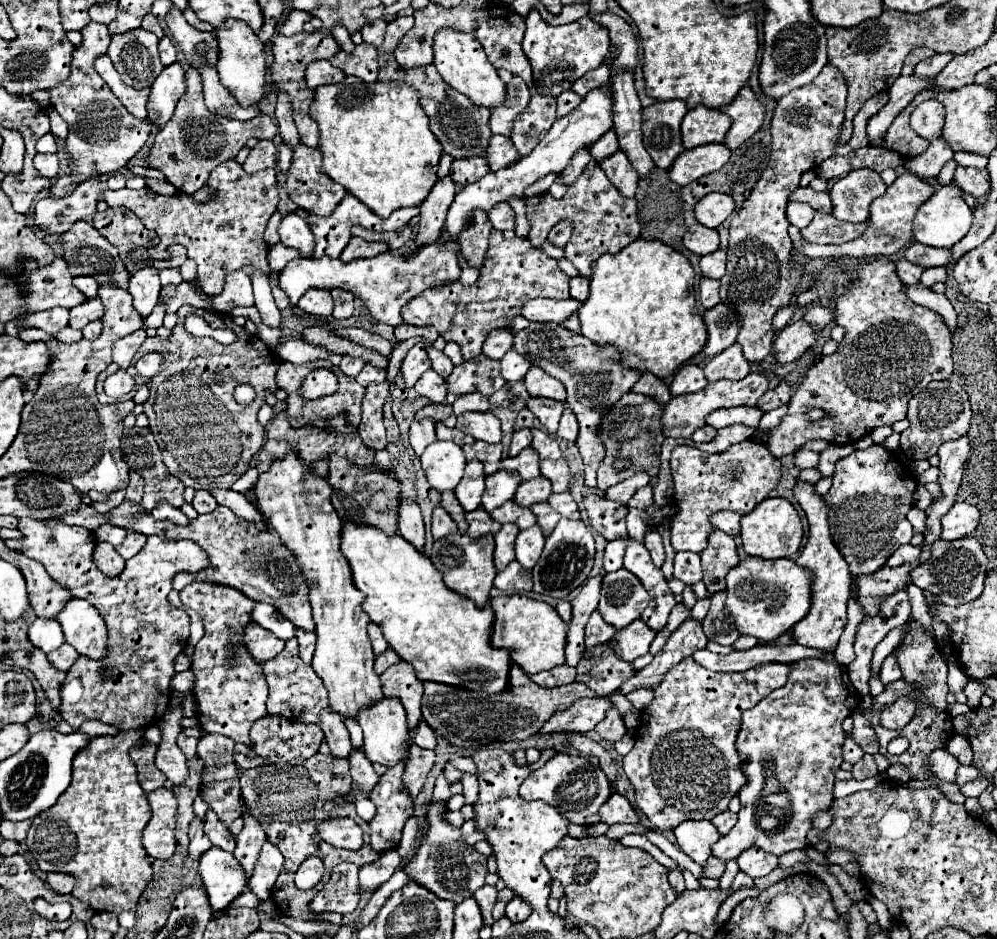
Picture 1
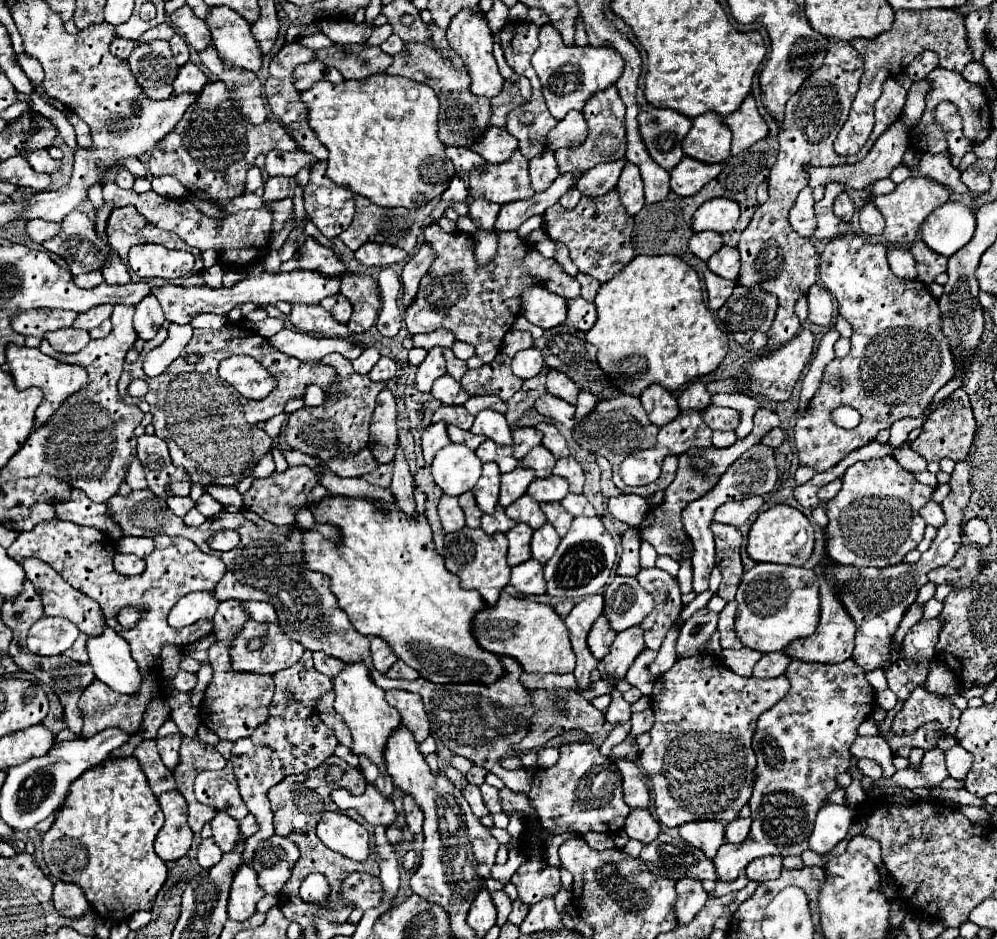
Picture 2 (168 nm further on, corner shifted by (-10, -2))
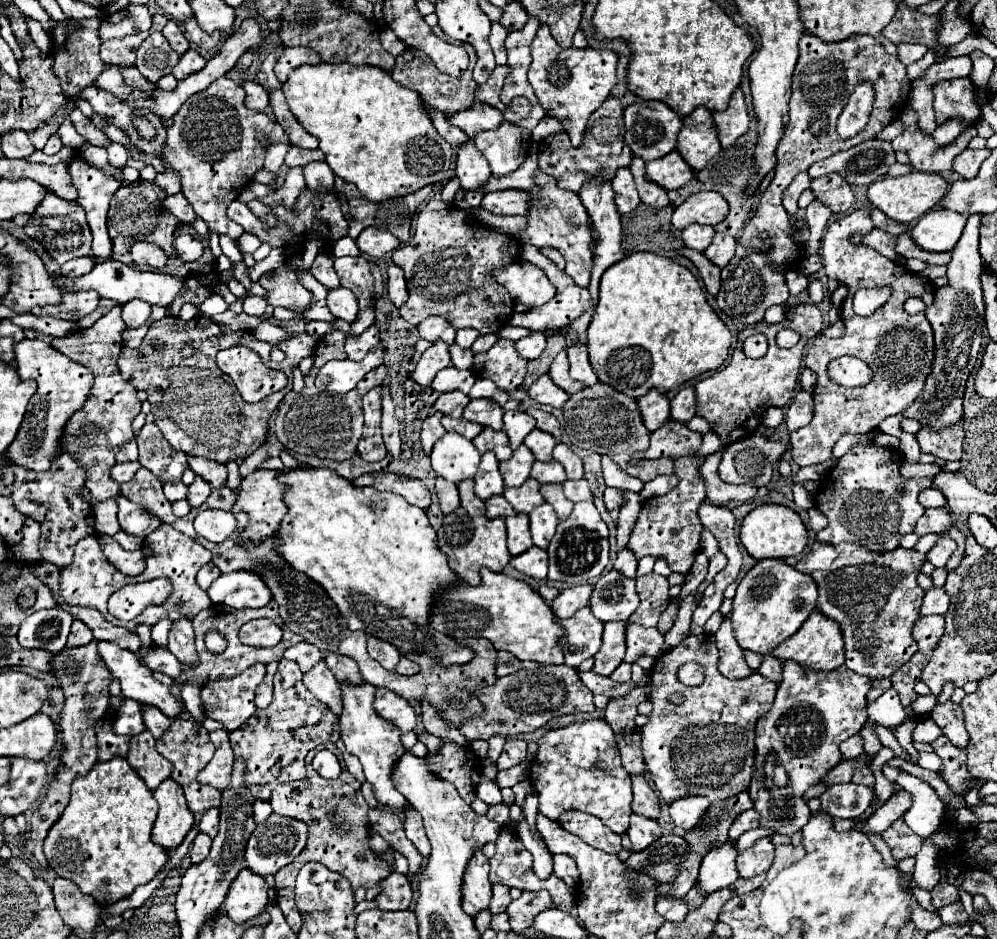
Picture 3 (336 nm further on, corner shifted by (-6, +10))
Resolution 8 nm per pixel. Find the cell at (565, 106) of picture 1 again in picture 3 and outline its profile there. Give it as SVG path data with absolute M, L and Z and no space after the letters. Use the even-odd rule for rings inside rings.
M545 116L537 126L535 130L531 132L531 138L535 142L541 142L543 138L551 136L551 134L557 134L557 132L565 132L565 122L559 120L559 118L553 118L553 116Z

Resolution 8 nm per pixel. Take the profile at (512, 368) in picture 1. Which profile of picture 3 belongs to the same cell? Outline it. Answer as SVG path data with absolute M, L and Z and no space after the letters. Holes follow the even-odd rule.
M531 332L529 336L521 338L515 342L515 348L517 348L517 354L525 360L535 360L539 358L539 354L543 352L545 348L545 334L543 332Z

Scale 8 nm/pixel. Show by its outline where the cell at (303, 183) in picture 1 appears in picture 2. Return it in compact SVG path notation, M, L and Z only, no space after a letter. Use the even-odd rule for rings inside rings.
M317 162L311 168L311 180L305 186L305 210L309 220L327 238L339 236L355 214L355 202L351 190L337 186L325 176L325 162Z

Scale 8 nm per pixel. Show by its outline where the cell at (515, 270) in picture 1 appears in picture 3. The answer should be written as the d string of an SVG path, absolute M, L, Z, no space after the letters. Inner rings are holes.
M439 194L433 196L417 214L411 240L393 252L393 262L405 270L409 290L409 300L399 308L401 318L417 326L437 314L455 328L475 328L479 334L497 334L513 314L513 300L491 272L493 268L513 264L513 256L517 256L513 242L517 242L513 236L497 234L481 226L471 212L459 206L445 206Z

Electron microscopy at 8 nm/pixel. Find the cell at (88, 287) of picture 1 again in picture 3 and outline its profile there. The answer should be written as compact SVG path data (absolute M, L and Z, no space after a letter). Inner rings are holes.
M73 258L61 266L61 274L69 278L79 278L83 274L89 274L95 266L95 258Z

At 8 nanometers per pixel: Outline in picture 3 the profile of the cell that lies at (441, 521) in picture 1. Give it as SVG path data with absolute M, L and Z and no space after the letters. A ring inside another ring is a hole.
M437 478L435 480L435 494L437 494L437 500L439 500L439 506L441 506L443 514L451 514L453 510L459 508L457 484L453 484L449 480L443 480L443 478Z

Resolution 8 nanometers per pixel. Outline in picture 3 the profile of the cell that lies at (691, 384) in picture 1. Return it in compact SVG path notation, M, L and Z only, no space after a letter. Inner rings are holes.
M687 386L683 390L677 392L677 396L671 400L671 416L673 420L679 422L689 422L689 418L693 418L697 408L697 396L695 396L695 388Z

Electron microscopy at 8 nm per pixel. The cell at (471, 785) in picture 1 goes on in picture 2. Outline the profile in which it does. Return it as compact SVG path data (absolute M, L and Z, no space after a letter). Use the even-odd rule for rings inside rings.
M481 784L479 788L481 788L481 796L483 796L483 802L485 802L487 810L489 810L491 814L501 812L501 798L499 798L499 790L497 790L497 788L493 788L493 786L489 786L489 784Z

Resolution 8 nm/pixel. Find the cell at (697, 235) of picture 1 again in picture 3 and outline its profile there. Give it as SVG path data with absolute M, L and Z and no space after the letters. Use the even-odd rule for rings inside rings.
M691 224L681 232L685 246L699 250L699 252L705 252L705 248L711 244L713 236L715 236L713 226L703 226L703 224Z

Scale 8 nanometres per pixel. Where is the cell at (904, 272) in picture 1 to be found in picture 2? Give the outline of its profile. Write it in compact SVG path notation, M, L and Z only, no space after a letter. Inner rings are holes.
M889 248L887 250L887 260L895 276L905 278L905 280L915 280L917 270L915 270L915 260L909 250L905 248Z

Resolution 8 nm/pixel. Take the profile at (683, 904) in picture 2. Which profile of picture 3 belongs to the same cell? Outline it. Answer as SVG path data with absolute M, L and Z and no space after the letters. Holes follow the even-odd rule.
M661 894L659 898L657 898L657 906L655 906L655 910L663 916L663 918L667 918L667 920L671 920L671 922L681 922L681 920L685 920L685 916L687 916L687 912L689 912L689 904L685 902L685 898L669 898L669 894Z

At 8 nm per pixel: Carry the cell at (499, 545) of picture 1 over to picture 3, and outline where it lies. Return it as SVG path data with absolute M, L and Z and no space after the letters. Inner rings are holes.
M515 514L511 518L505 518L505 524L507 524L507 546L511 556L517 556L533 546L527 514Z

